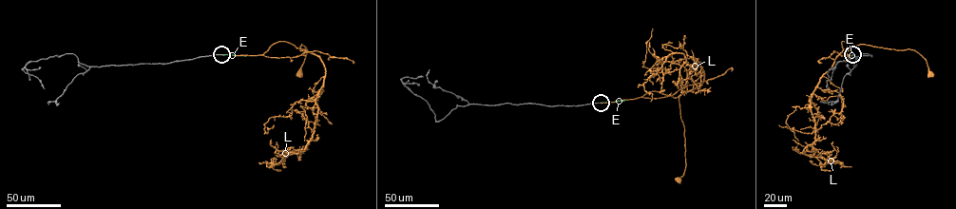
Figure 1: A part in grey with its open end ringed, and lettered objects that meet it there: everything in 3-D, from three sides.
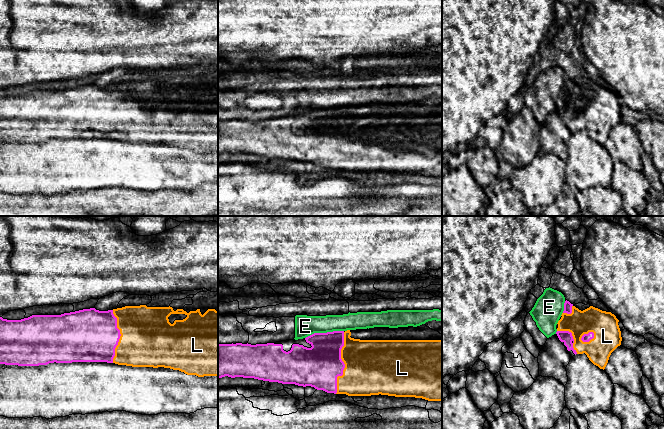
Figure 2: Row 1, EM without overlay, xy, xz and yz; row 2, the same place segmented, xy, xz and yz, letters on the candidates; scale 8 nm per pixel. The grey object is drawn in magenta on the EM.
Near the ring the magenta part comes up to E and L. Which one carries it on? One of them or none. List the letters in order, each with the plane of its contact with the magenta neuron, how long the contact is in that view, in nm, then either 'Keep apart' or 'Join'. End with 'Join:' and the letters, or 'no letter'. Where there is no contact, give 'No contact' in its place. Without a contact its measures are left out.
E: Touches magenta in xz. Shared border 320 nm. Keep apart
L: Touches magenta in xz. Shared border 500 nm. Join
Join: L

